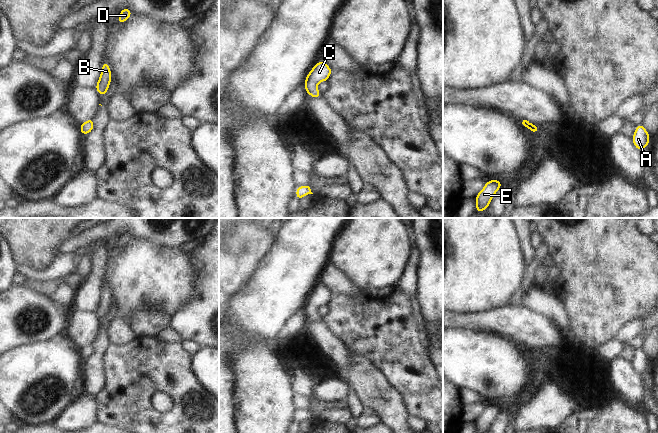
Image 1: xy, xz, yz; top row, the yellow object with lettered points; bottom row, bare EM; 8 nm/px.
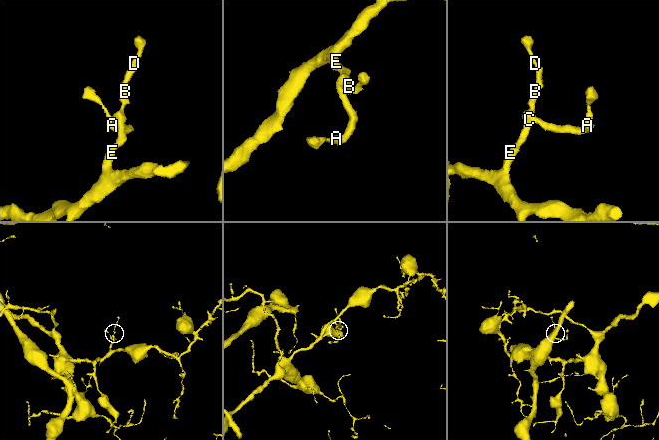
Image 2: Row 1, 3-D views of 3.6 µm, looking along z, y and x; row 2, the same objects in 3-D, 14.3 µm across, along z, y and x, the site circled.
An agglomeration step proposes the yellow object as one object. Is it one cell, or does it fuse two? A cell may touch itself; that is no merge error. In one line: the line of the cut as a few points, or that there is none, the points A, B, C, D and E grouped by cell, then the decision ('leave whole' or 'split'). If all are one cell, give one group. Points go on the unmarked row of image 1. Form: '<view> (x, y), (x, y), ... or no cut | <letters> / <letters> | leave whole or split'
no cut | A B C D E | leave whole

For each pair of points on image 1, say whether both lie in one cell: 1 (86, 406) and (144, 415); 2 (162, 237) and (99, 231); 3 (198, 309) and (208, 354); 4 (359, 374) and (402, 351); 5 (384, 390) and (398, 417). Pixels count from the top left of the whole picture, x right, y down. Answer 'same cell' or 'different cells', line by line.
1: different cells
2: same cell
3: different cells
4: different cells
5: same cell

